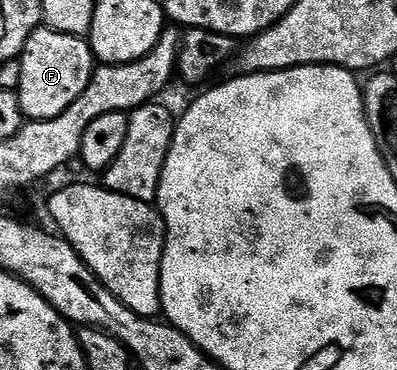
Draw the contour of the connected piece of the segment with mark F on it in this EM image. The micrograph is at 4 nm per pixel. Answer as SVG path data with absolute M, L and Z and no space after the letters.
M43 25L31 34L29 41L23 46L19 64L21 81L18 93L21 109L28 120L34 121L52 119L65 113L65 109L69 109L69 105L73 105L73 101L77 101L77 97L85 93L91 75L95 72L97 60L86 38L52 31L50 27Z

